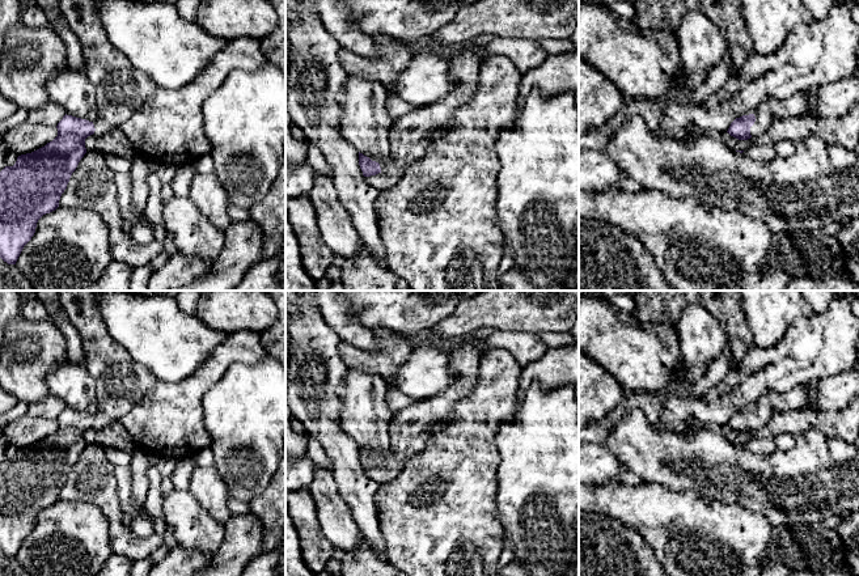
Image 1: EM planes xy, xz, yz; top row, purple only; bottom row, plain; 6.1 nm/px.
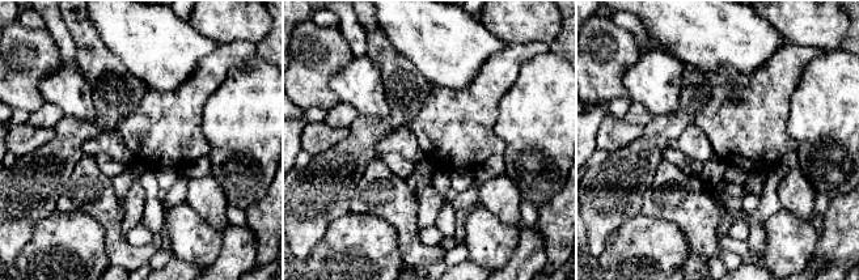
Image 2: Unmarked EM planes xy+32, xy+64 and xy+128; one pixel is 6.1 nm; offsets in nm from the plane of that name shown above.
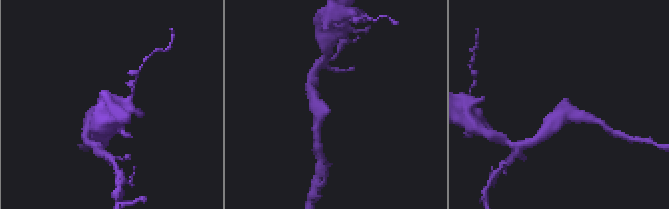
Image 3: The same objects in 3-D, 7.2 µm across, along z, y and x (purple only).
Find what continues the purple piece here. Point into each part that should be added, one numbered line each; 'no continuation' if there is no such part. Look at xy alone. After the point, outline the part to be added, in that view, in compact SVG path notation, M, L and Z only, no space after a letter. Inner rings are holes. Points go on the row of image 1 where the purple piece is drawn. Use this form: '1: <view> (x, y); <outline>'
1: xy (121, 89); M59 0L64 21L82 46L85 75L96 89L94 134L120 127L160 89L109 41L96 5L100 0Z

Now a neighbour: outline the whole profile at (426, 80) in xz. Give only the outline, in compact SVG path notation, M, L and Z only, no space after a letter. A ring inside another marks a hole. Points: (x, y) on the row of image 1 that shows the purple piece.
M426 43L416 45L410 64L389 89L415 107L439 101L450 89L447 55Z

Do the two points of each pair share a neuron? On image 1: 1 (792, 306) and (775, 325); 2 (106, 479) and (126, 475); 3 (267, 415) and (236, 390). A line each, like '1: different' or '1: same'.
1: same
2: different
3: same

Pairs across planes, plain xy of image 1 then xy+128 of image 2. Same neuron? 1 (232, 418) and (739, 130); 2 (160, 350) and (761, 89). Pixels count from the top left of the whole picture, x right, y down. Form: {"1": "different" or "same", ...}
{"1": "different", "2": "different"}

